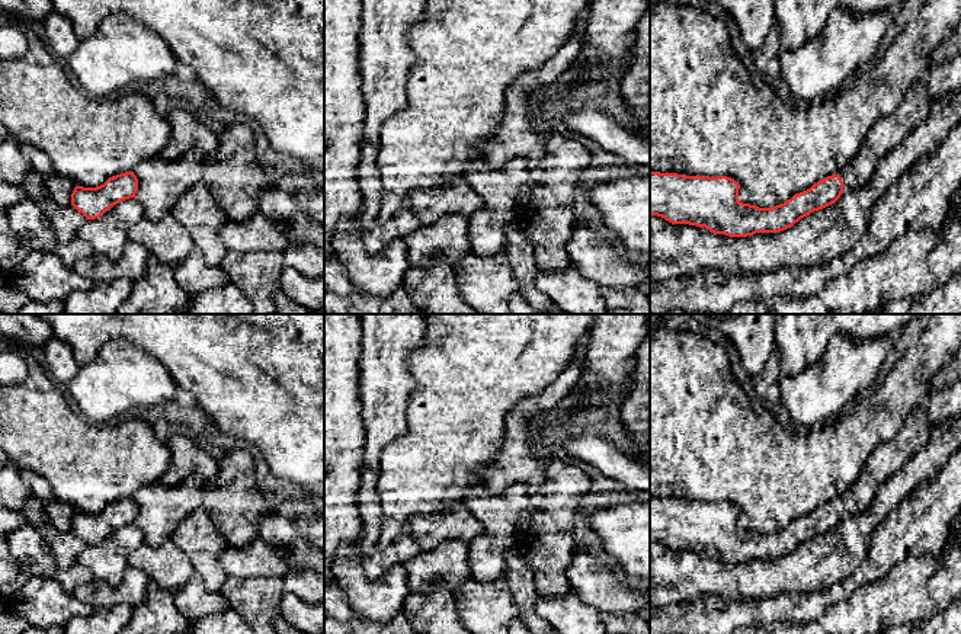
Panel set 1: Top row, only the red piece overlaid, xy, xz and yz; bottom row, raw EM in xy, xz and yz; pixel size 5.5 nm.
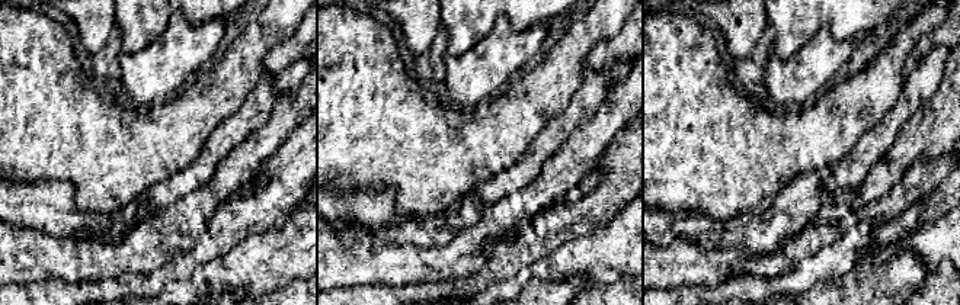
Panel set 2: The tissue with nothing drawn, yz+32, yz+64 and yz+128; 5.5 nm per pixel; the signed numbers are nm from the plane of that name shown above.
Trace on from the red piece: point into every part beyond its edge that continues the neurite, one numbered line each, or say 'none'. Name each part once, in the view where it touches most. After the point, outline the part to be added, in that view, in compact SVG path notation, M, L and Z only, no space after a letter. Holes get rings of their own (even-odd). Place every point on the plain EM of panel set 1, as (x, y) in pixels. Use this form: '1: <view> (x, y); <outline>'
1: yz (887, 458); M925 404L914 410L900 432L880 444L866 460L855 483L840 494L843 510L852 516L869 509L878 489L898 471L910 457L922 449L930 435Z

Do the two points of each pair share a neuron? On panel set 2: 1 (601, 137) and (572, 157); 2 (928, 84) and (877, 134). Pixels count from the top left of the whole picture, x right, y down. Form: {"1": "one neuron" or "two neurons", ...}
{"1": "one neuron", "2": "one neuron"}

